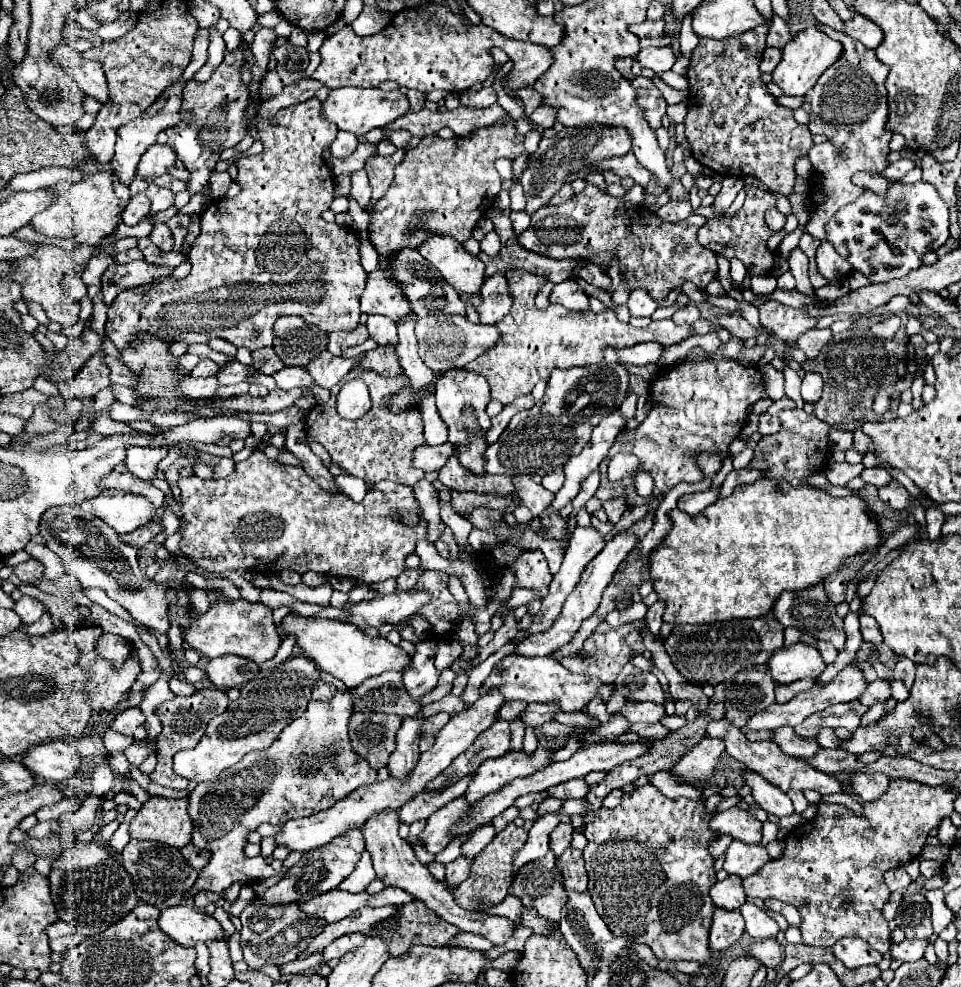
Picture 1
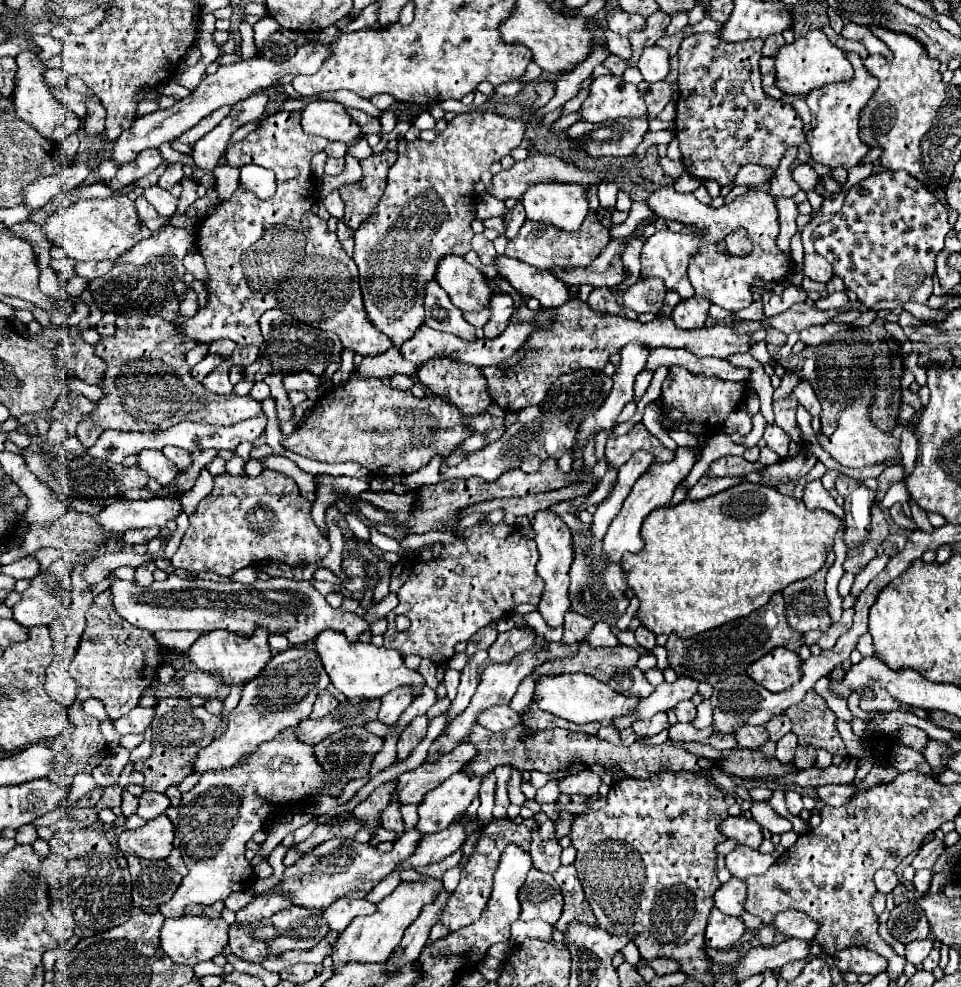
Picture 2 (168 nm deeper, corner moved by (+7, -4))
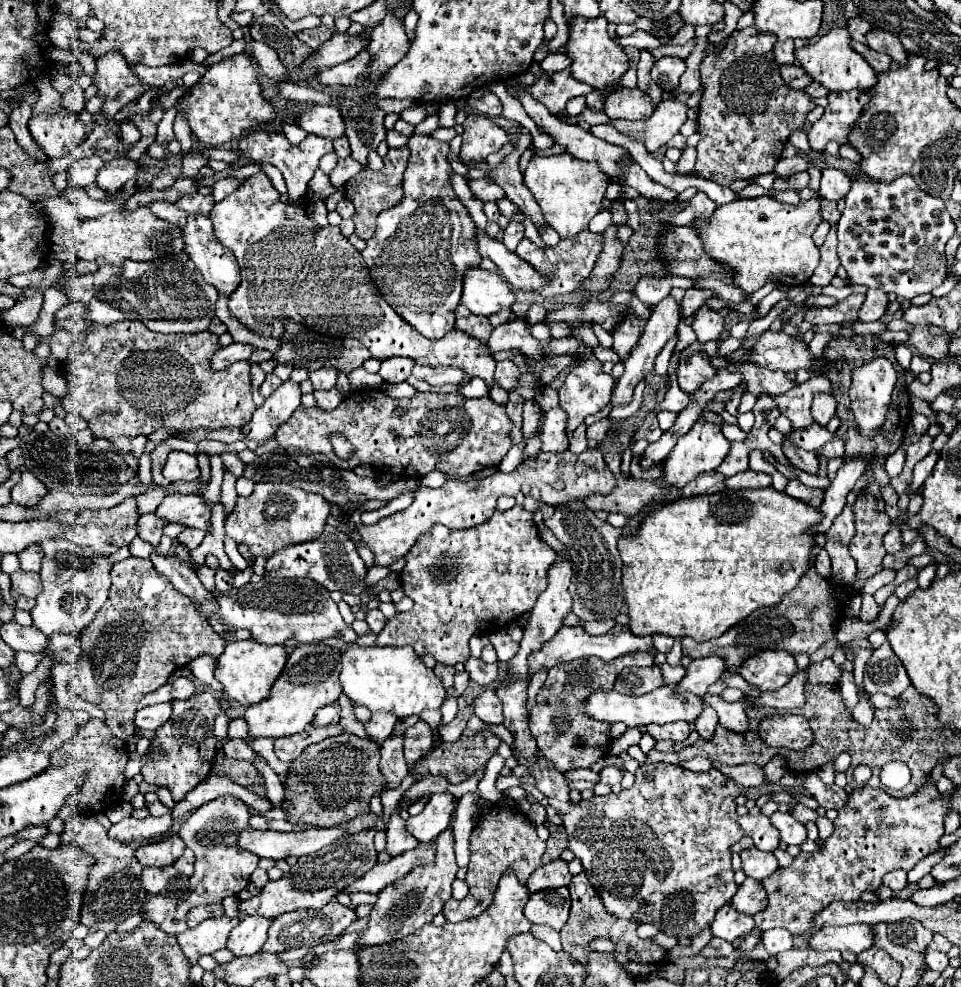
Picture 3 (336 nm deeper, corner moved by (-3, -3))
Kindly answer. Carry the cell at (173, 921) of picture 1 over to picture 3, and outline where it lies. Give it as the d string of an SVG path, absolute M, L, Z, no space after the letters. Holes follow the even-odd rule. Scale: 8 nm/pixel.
M213 917L203 921L201 925L187 929L185 933L181 933L177 937L185 957L191 963L197 963L197 959L201 955L211 955L219 949L225 947L227 937L231 933L231 929L237 925L239 919L229 919L229 917Z

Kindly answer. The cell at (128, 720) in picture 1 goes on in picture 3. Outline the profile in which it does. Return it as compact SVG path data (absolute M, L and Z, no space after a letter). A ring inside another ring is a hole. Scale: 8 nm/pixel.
M159 703L159 705L149 705L137 711L135 717L135 727L143 731L155 731L157 727L165 725L171 717L171 703Z

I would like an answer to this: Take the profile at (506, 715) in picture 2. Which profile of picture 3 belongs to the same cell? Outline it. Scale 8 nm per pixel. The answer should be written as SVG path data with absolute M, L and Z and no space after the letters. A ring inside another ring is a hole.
M487 687L483 693L479 693L475 697L473 711L485 725L501 725L503 723L503 709L499 705L499 699L497 699L493 687Z

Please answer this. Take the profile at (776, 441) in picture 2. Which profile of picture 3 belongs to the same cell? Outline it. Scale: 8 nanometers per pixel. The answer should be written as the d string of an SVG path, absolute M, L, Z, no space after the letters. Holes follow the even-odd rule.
M783 445L783 453L793 461L793 465L809 475L817 475L819 473L819 461L815 451L803 451L803 449L795 449L791 445Z

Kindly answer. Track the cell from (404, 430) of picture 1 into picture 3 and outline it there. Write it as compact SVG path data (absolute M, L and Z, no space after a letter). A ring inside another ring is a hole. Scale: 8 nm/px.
M365 389L365 391L353 391L347 395L347 399L341 401L341 405L333 411L321 411L317 407L299 407L295 413L275 431L277 443L287 449L287 447L297 447L297 449L309 449L313 453L325 455L333 465L343 467L339 457L335 457L329 441L329 433L343 433L353 445L355 445L355 457L345 463L367 463L379 469L381 473L393 473L399 477L413 477L421 479L429 471L441 471L447 477L461 479L475 475L487 467L497 467L499 461L505 457L505 453L513 447L511 437L511 419L505 413L505 405L495 403L491 397L483 399L467 399L457 393L419 393L411 399L393 399L381 389Z

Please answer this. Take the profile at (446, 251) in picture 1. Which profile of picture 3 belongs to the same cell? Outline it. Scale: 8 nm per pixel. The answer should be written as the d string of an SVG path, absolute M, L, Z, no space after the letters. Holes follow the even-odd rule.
M471 269L467 271L467 279L463 281L463 297L461 303L475 315L493 315L501 309L511 307L515 301L509 285L491 271Z

